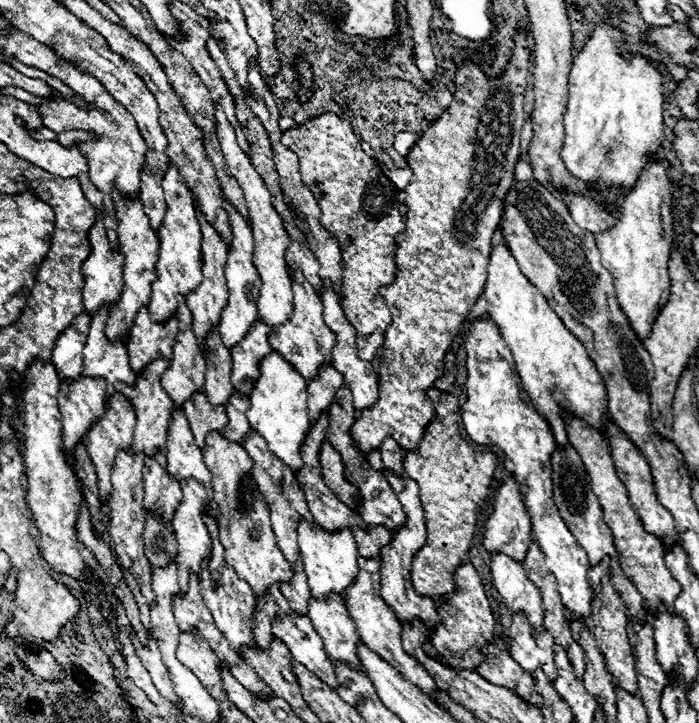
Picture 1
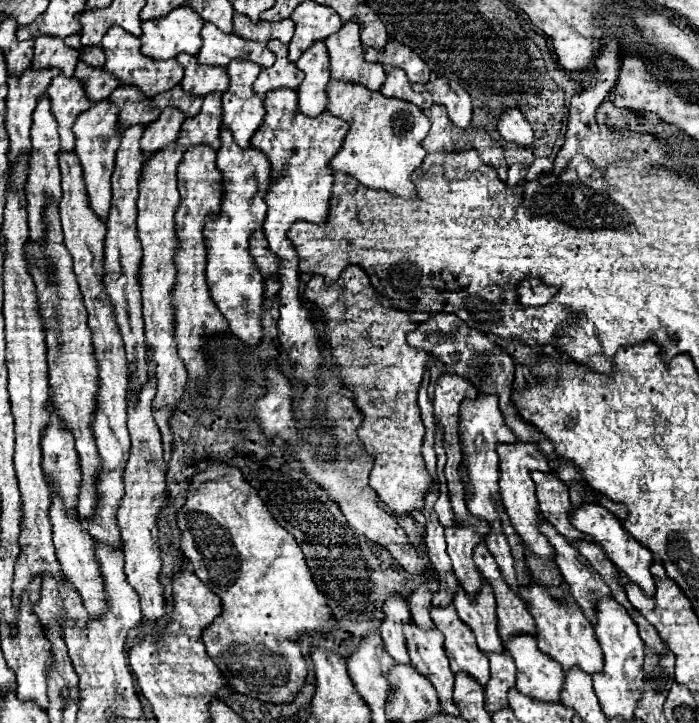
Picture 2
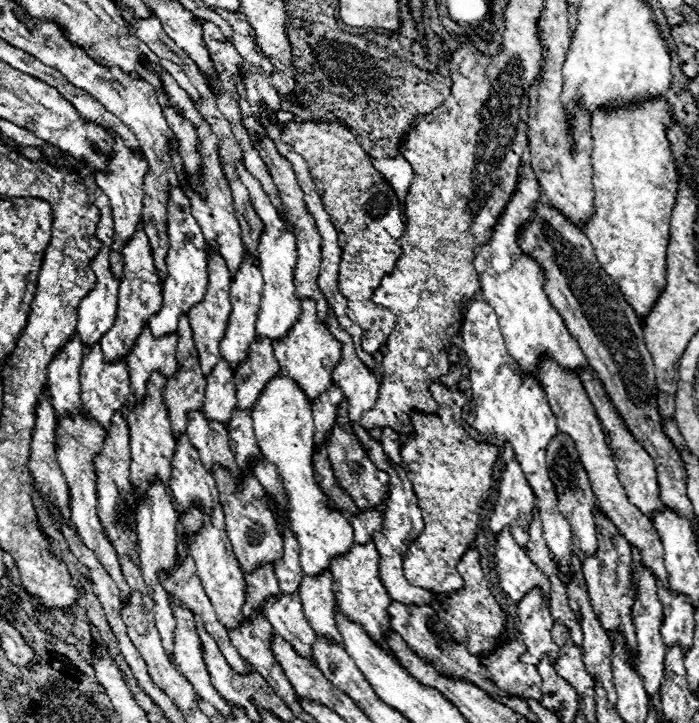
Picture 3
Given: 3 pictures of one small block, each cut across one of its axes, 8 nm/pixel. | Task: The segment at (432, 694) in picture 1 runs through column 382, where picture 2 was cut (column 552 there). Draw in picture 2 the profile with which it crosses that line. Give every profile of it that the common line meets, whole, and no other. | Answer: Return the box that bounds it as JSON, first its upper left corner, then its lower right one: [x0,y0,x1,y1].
[520,582,604,674]

